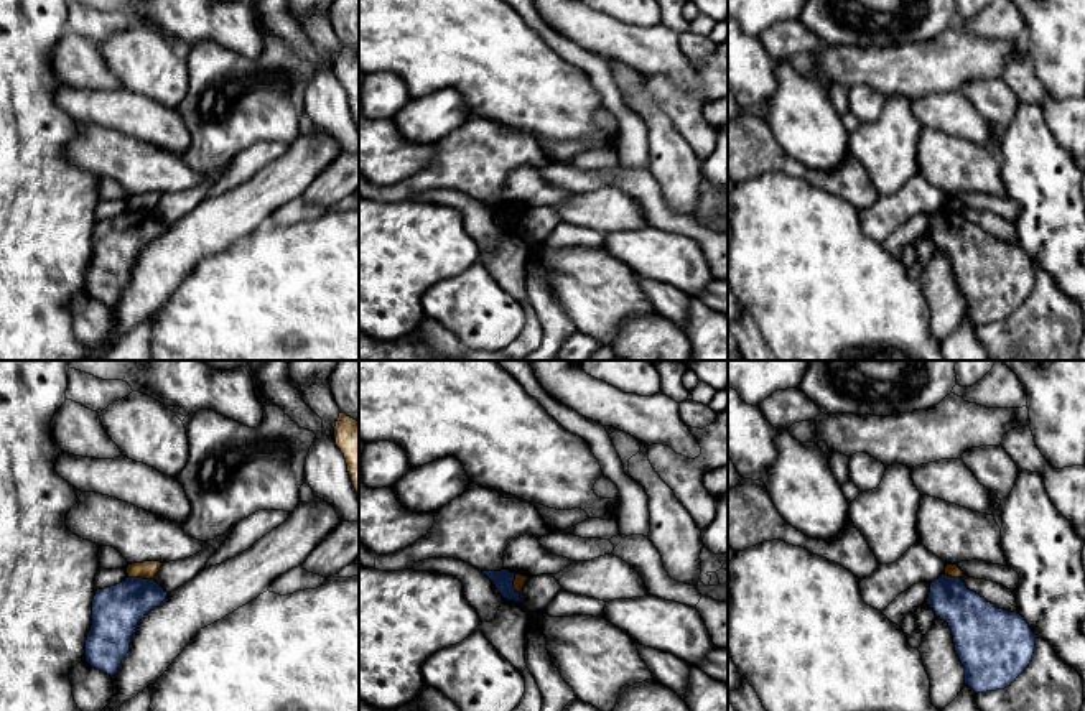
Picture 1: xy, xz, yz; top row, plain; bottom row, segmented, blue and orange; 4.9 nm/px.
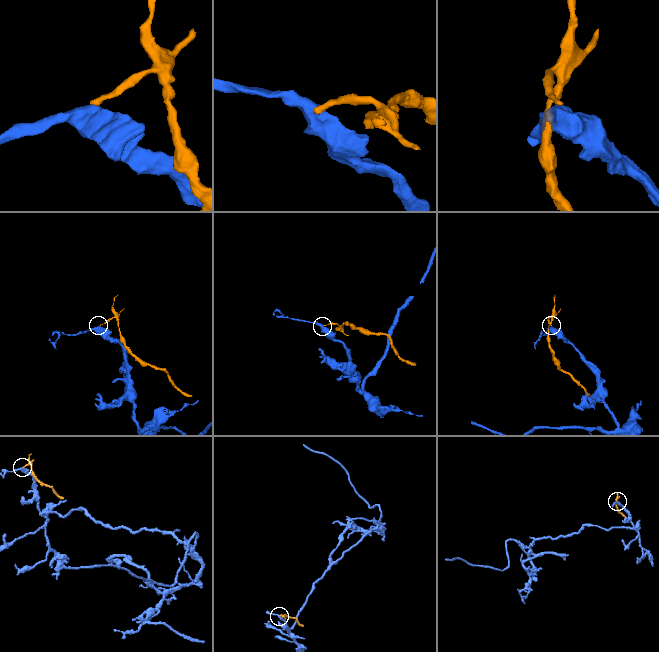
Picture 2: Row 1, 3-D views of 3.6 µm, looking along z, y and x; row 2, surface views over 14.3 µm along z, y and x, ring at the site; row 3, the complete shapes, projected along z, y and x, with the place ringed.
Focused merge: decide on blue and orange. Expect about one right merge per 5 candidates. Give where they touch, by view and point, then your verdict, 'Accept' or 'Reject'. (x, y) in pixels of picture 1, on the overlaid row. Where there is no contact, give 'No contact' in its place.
Touches blue at xy (142, 578). Reject

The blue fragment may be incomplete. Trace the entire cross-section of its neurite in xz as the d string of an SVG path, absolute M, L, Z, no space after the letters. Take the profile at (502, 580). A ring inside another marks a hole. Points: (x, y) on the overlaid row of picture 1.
M509 569L501 571L482 571L496 586L496 589L502 594L507 601L520 602L520 592L514 589L515 573Z

